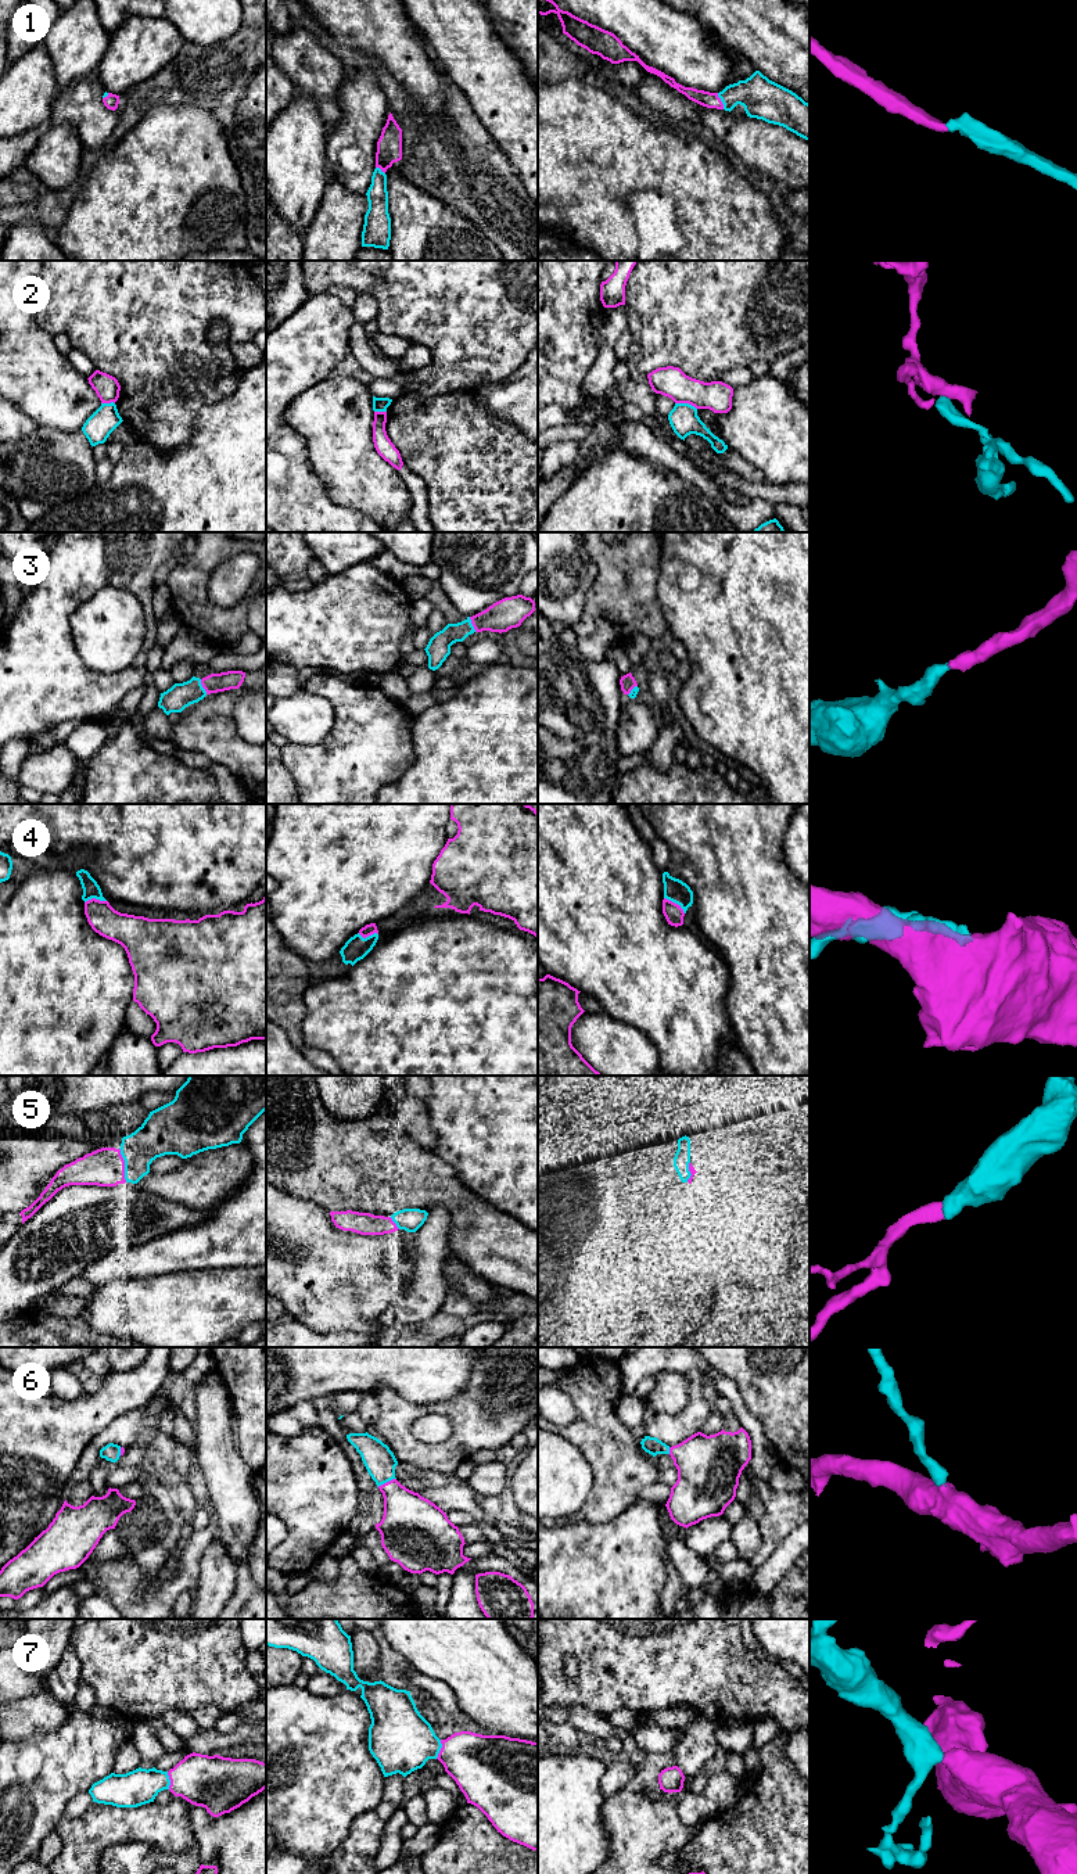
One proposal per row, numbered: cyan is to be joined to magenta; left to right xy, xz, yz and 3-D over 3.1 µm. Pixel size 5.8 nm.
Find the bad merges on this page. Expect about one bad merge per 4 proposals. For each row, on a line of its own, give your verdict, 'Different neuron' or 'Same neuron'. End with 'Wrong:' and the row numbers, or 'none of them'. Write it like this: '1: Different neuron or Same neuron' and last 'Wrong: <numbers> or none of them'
1: Same neuron
2: Different neuron
3: Same neuron
4: Same neuron
5: Same neuron
6: Same neuron
7: Same neuron
Wrong: 2

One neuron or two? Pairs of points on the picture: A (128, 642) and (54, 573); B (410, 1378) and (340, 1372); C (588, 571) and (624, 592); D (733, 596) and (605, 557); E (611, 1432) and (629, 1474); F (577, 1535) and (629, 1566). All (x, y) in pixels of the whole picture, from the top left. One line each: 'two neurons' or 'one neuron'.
A: two neurons
B: one neuron
C: two neurons
D: two neurons
E: one neuron
F: one neuron

